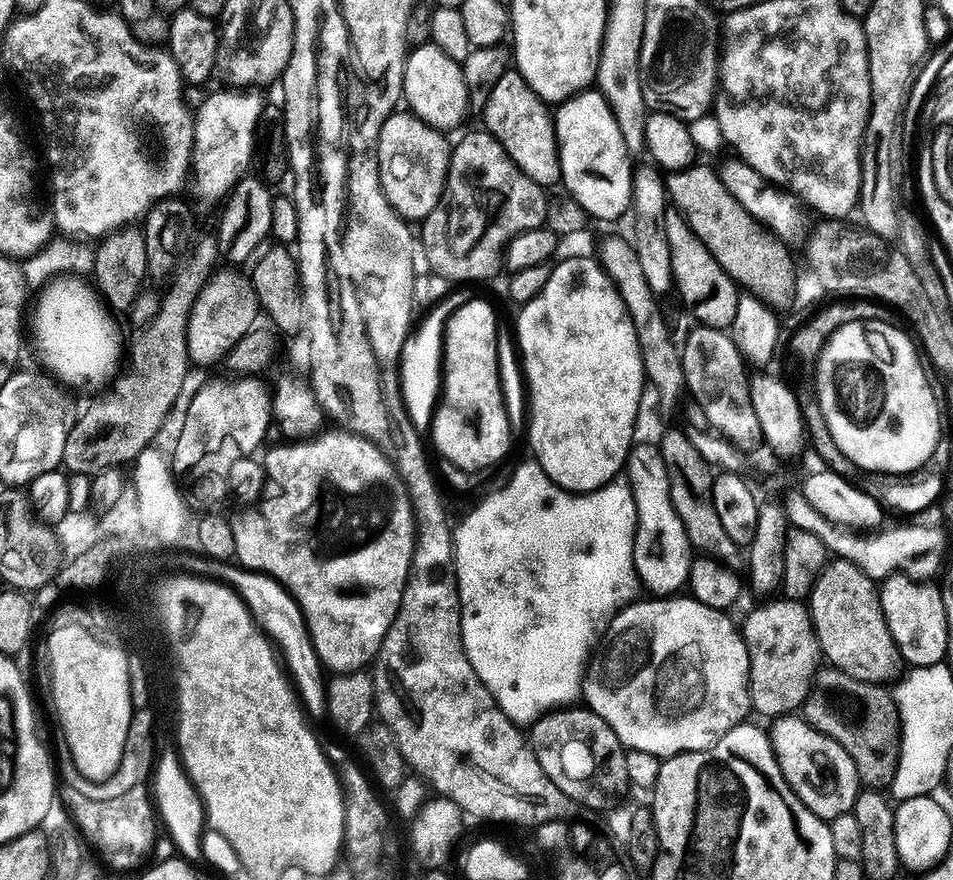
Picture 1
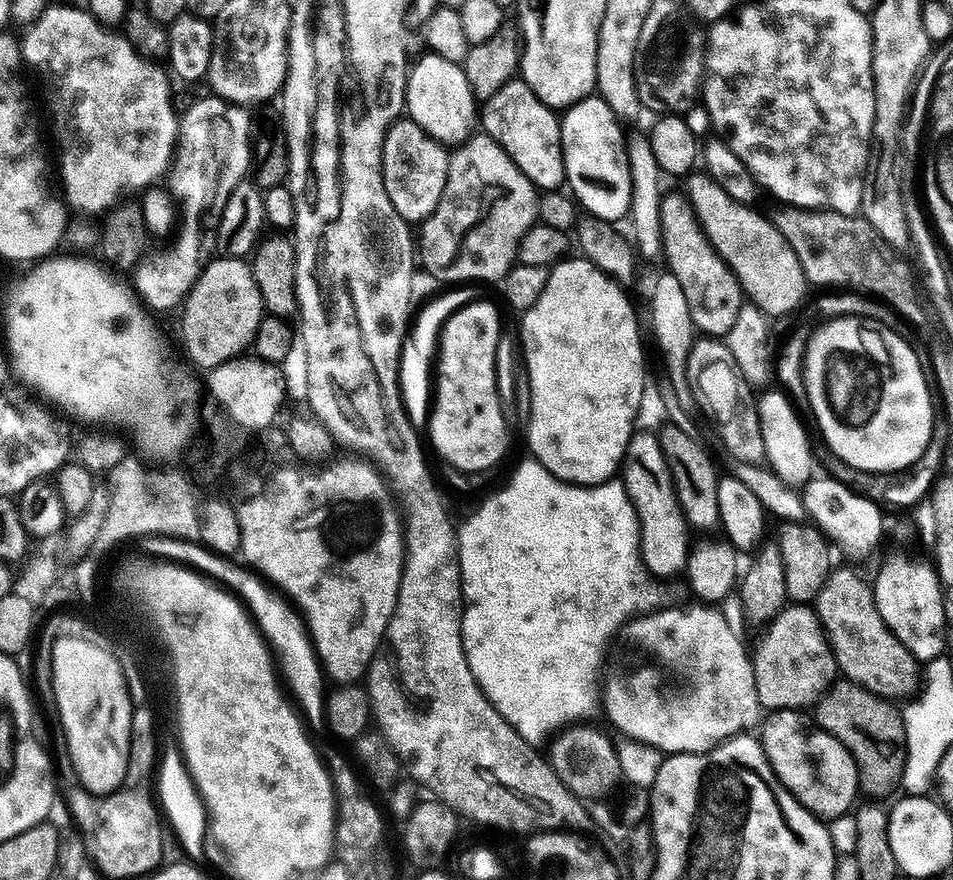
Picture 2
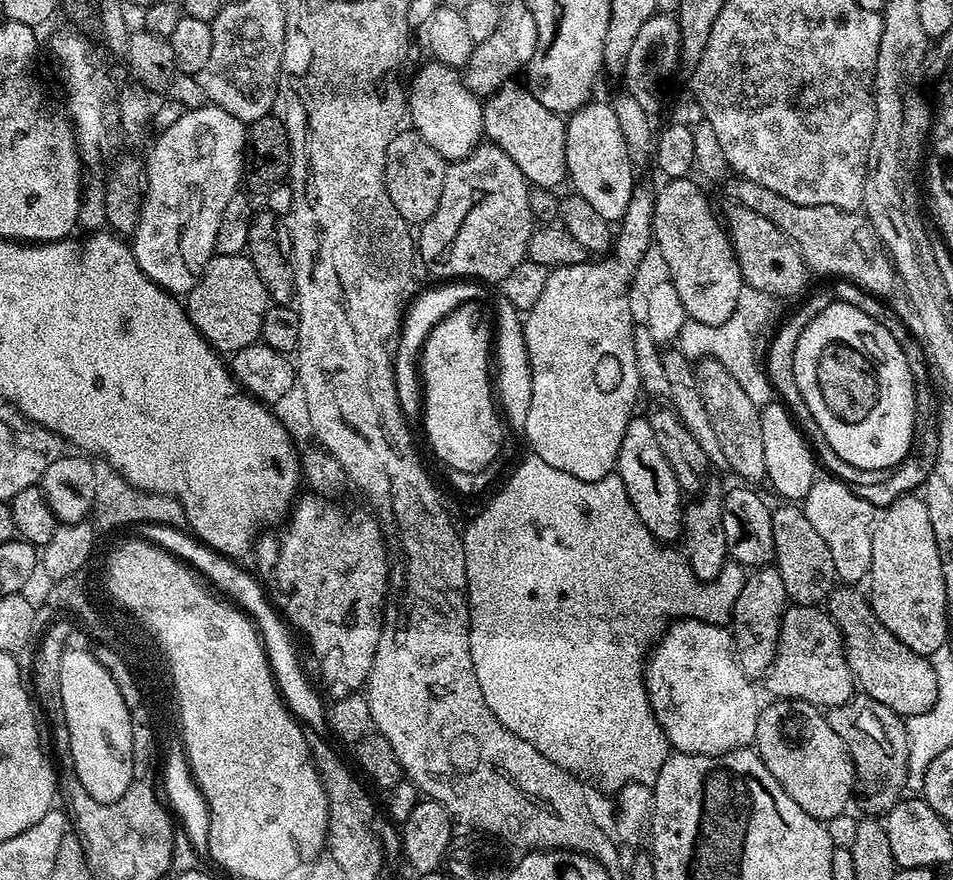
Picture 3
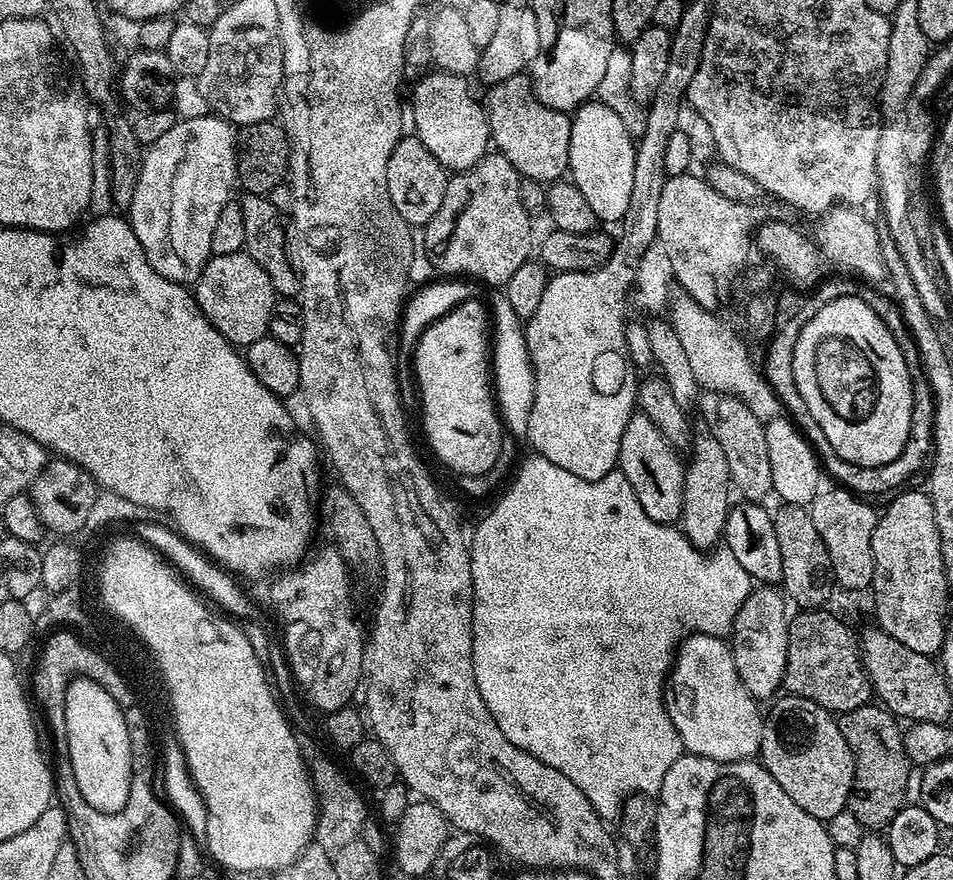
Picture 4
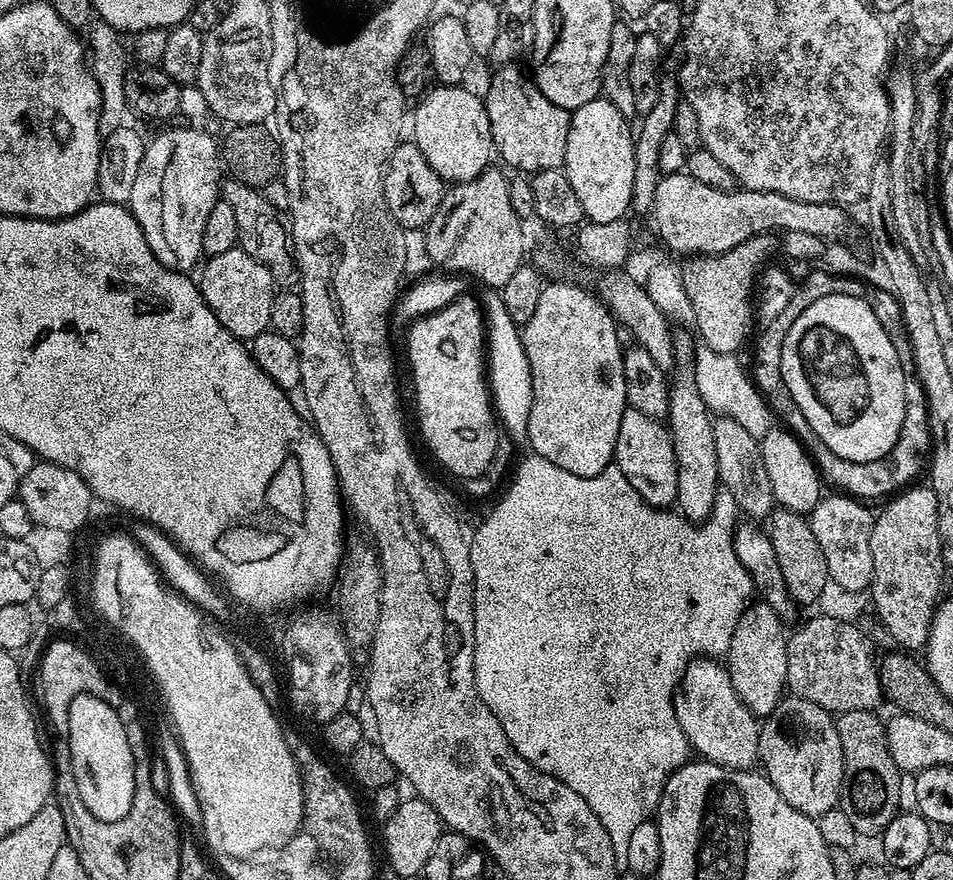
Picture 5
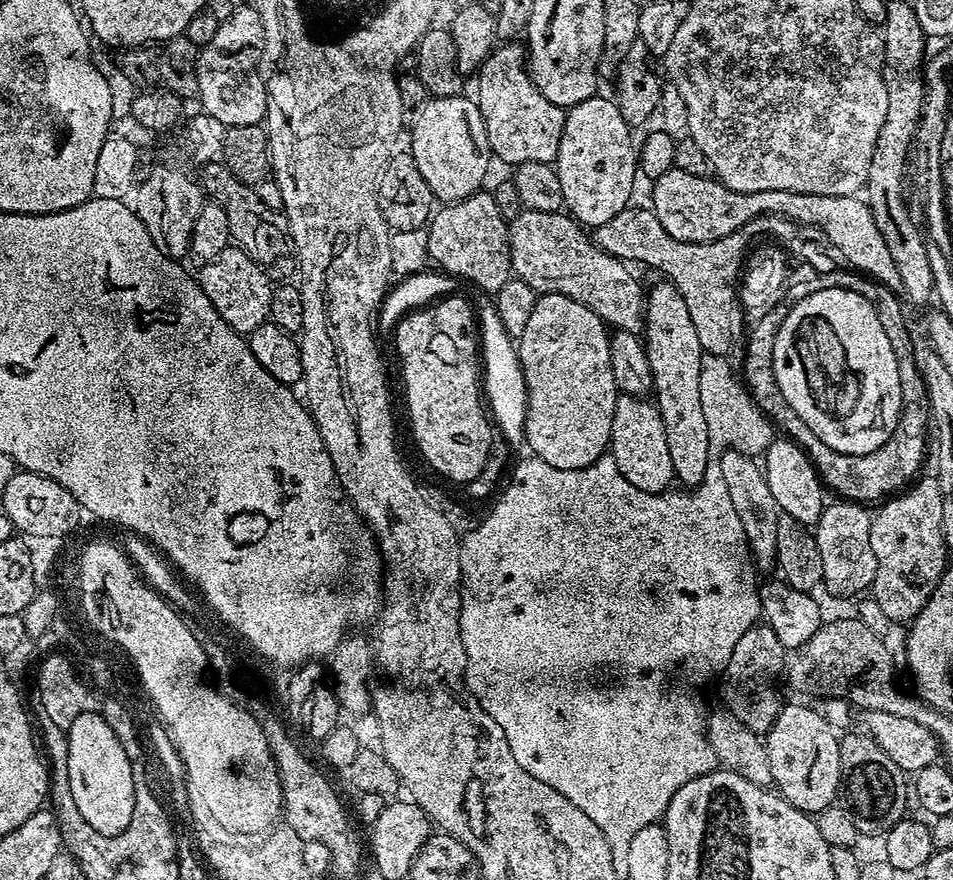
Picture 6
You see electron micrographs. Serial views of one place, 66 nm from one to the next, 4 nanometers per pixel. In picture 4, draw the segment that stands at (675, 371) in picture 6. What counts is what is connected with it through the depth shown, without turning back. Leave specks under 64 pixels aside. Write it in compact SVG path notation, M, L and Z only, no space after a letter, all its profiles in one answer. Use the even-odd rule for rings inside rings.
M711 431L693 435L690 451L684 464L684 489L682 490L682 510L678 527L684 537L701 550L712 550L721 543L730 507L730 468L726 466L726 454L718 446L718 438ZM692 452L692 453L691 453Z

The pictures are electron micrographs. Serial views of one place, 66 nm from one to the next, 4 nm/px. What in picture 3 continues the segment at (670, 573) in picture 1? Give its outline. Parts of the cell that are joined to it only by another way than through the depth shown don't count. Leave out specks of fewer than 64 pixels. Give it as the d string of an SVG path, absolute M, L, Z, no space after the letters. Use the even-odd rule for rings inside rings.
M633 415L632 421L626 426L614 472L622 478L626 494L638 518L642 518L646 530L650 530L652 537L661 542L679 541L684 530L682 500L680 504L682 493L678 486L678 478L674 478L674 470L670 470L670 462L666 462L666 454L662 454L662 449L658 446L647 415Z

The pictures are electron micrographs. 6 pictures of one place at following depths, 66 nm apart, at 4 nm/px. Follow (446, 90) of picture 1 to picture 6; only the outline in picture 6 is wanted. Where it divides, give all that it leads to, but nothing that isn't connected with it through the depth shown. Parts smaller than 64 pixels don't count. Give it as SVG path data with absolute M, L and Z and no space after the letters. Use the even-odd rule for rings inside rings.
M467 95L438 96L429 99L419 109L420 117L412 128L412 148L410 154L416 160L416 165L426 178L437 201L451 202L465 200L472 193L481 191L484 179L488 176L488 163L493 163L492 147L486 134L486 122L480 113L479 103L475 99L467 100Z

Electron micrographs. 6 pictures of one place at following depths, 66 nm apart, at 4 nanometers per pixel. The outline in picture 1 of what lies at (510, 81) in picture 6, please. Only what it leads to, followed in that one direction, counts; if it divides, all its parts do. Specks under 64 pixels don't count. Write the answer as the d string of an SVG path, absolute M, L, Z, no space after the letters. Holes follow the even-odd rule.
M509 70L494 82L494 90L484 103L483 127L506 150L506 154L530 178L541 186L549 186L561 179L560 151L556 145L556 126L549 105L541 100L519 72Z

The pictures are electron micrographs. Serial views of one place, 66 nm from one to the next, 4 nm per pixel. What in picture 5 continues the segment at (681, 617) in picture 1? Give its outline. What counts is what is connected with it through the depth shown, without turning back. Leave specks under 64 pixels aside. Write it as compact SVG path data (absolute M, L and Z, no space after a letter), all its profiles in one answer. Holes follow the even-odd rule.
M697 658L688 665L684 676L680 680L680 687L672 698L672 705L676 711L676 721L680 729L686 734L691 751L697 757L703 758L709 764L720 764L723 768L742 768L752 770L757 767L760 751L760 724L757 717L752 715L738 698L734 686L728 677L728 669L723 663L712 658Z

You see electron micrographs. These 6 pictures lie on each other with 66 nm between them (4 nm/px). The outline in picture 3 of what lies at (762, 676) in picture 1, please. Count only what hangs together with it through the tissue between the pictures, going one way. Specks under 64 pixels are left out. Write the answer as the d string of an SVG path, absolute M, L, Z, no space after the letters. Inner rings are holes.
M797 604L784 609L776 657L762 684L773 692L776 700L801 700L821 710L842 706L857 695L856 679L844 657L844 639L823 607Z

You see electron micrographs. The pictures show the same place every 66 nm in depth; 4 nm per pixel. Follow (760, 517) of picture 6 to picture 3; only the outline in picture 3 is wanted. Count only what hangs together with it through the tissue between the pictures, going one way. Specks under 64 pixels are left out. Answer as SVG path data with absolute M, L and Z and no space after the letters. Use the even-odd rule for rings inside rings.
M715 362L709 363L708 373L699 377L699 390L704 399L706 411L714 431L719 439L719 445L722 446L722 453L726 454L726 459L733 473L740 475L744 482L756 482L752 480L763 481L768 475L766 470L766 454L762 450L762 422L760 421L760 409L754 402L750 402L750 397L746 395L746 390L734 382L734 378L721 364Z

